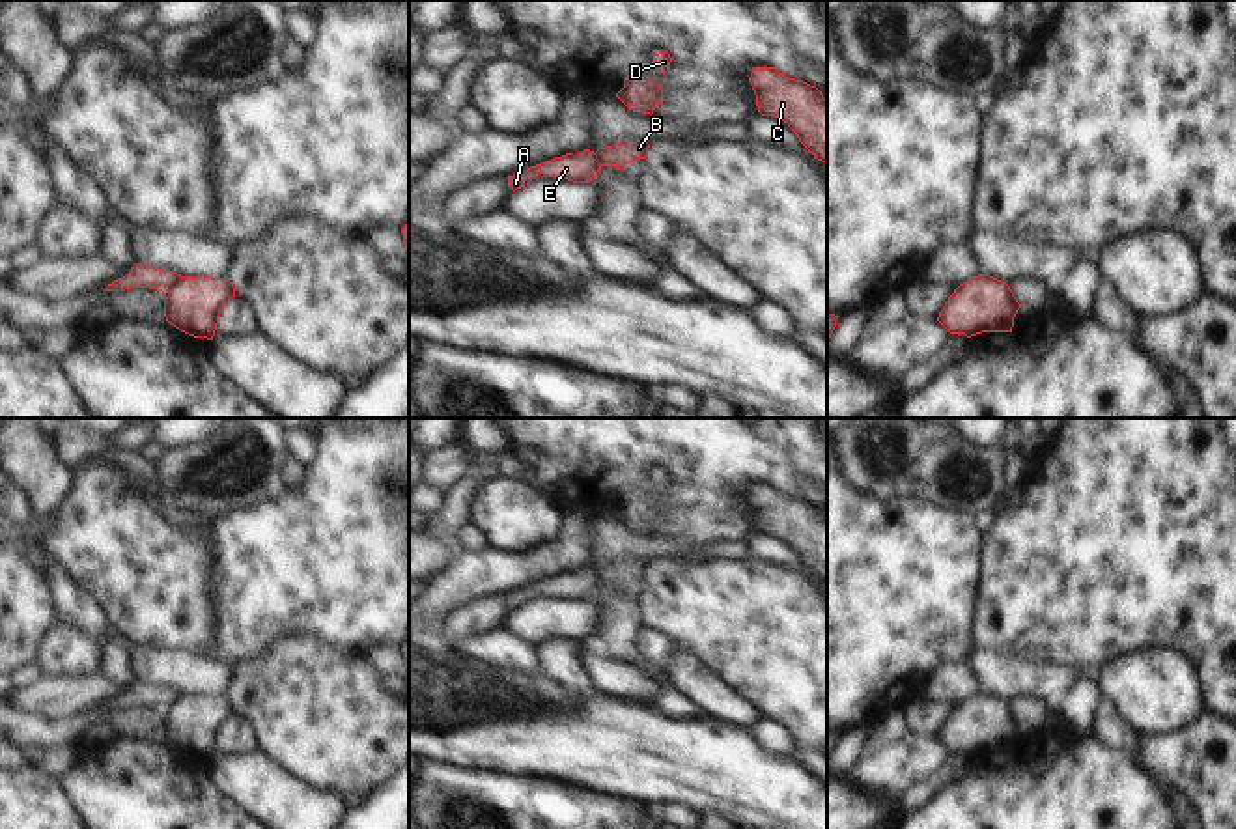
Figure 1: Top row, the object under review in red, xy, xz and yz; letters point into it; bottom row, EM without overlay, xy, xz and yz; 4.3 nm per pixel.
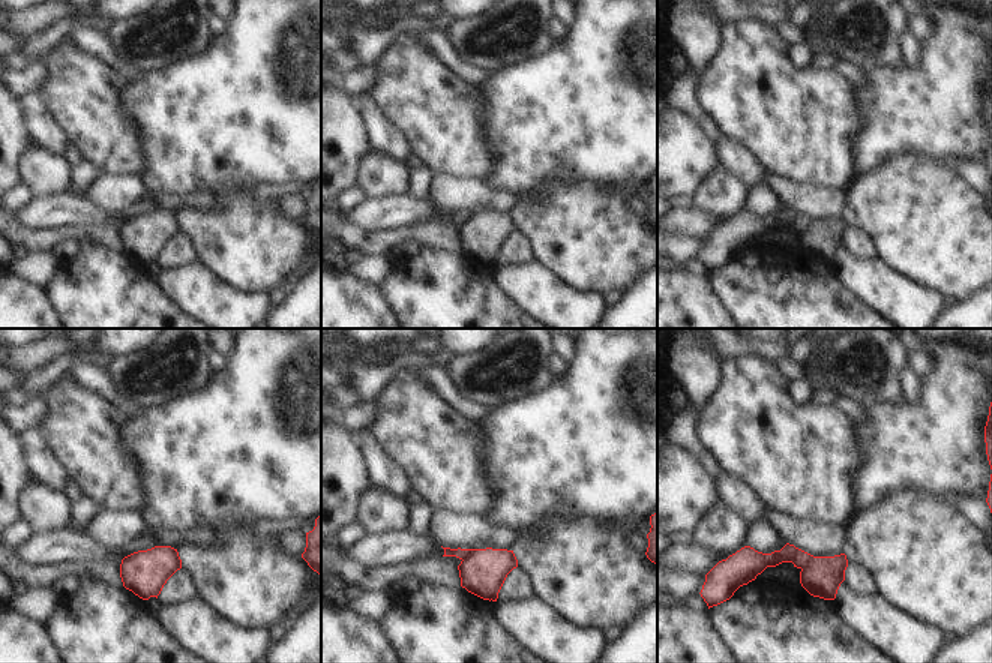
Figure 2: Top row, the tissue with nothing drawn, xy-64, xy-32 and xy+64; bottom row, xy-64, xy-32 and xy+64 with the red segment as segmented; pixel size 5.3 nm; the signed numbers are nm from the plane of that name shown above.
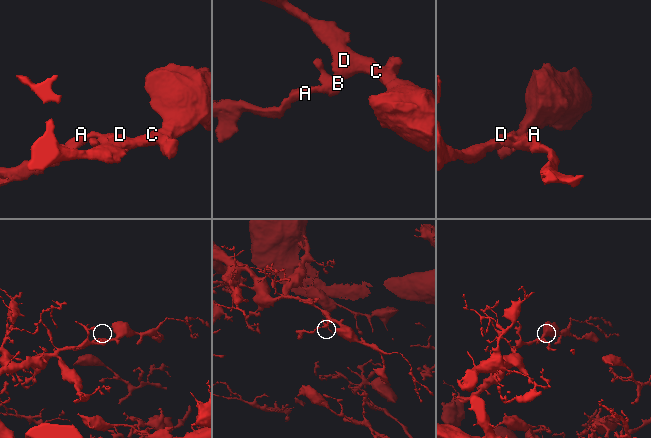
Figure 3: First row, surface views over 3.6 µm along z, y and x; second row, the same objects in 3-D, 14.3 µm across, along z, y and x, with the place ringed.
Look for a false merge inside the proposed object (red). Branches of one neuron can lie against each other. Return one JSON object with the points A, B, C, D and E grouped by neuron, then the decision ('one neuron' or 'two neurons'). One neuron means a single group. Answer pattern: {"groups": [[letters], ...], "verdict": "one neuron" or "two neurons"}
{"groups": [["A", "E"], ["B", "C", "D"]], "verdict": "two neurons"}

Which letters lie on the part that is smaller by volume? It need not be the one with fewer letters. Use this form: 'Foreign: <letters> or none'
Foreign: A, E.

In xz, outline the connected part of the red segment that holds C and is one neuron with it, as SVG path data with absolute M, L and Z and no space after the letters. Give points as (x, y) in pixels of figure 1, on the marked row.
M756 67L749 82L762 116L782 119L799 142L827 164L827 101L816 86L784 77L775 67Z

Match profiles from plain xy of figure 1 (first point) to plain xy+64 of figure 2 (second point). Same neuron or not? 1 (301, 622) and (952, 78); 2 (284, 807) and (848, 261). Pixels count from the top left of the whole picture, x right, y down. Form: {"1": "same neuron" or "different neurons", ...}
{"1": "same neuron", "2": "same neuron"}

